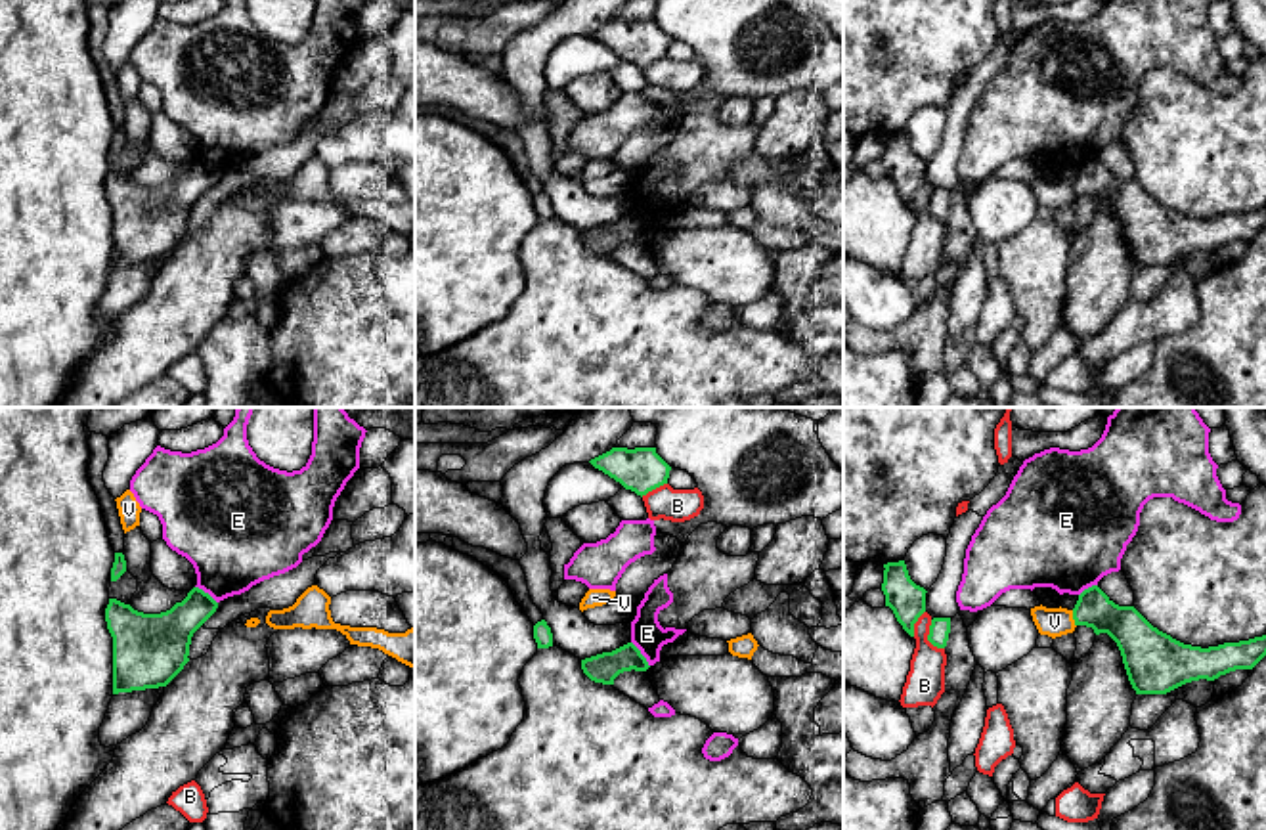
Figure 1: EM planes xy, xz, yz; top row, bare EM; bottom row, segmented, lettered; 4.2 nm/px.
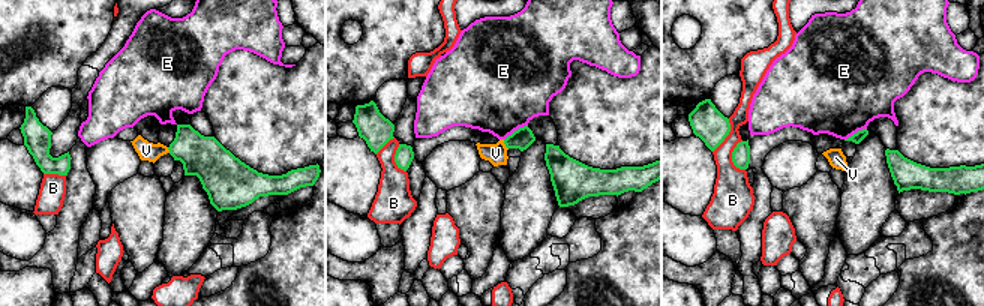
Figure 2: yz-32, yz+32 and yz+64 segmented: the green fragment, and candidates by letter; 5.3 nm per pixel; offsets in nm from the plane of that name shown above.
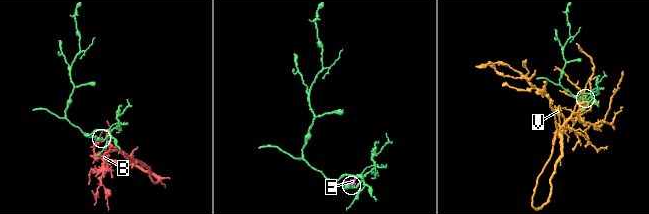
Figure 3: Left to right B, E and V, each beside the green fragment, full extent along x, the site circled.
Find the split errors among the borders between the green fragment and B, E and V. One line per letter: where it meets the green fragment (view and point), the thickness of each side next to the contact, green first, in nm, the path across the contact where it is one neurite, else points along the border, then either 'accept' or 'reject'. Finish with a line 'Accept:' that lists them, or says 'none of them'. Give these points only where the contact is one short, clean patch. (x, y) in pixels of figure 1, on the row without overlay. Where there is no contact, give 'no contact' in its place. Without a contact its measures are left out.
B: contact yz (928, 209); calibres 90 and 160 nm; reject
E: contact xz (641, 226); calibres 130 and 140 nm; border xz (632, 213), (649, 238); reject
V: contact yz (1073, 190); calibres 160 and 130 nm; border yz (1071, 182), (1075, 197); reject
Accept: none of them

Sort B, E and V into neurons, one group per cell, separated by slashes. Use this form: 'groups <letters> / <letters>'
groups B / E / V

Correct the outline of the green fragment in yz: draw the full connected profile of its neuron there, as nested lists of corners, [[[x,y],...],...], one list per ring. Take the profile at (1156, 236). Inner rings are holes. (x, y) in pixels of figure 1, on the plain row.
[[[1098,157],[1084,161],[1073,180],[1075,197],[1107,205],[1119,218],[1128,252],[1136,266],[1167,266],[1186,254],[1214,252],[1235,241],[1253,241],[1266,228],[1266,207],[1218,218],[1191,218],[1153,199],[1134,178],[1115,176]]]

